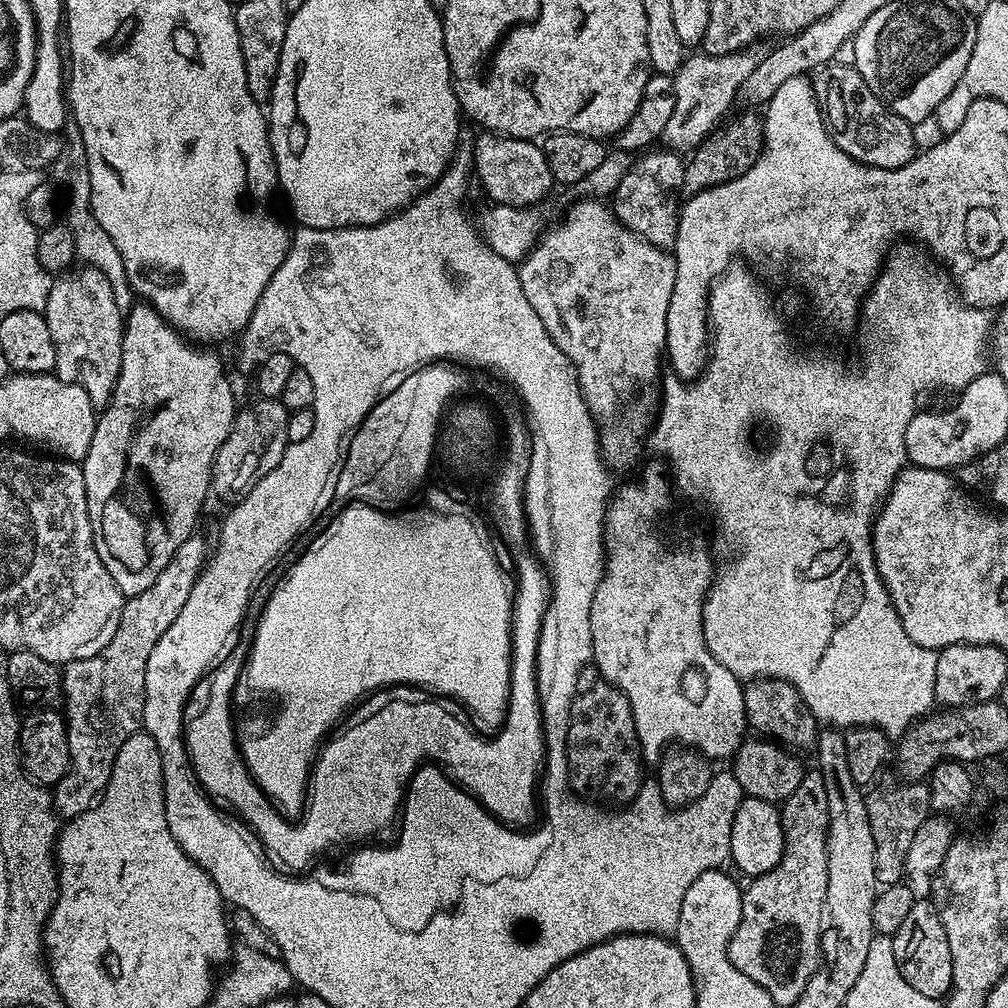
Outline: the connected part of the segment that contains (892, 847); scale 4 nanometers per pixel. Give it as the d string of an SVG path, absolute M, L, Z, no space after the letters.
M896 782L893 788L875 788L867 793L866 814L870 814L870 831L874 833L876 883L887 886L905 879L906 854L918 826L930 815L930 794L924 782Z

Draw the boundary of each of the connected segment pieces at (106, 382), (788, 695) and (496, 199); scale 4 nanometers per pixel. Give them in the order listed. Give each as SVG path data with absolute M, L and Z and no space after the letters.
M94 266L87 267L77 267L53 283L43 313L46 326L50 326L50 338L54 338L54 375L61 382L82 386L82 390L90 394L90 402L94 407L103 410L110 402L118 374L122 370L125 317L118 310L114 290L106 274Z
M761 678L744 684L744 705L748 715L748 728L796 754L811 753L816 746L818 721L806 706L804 699L785 680Z
M487 130L481 131L476 136L474 146L474 162L476 170L475 179L480 179L482 187L488 191L488 200L494 204L509 204L515 208L530 208L541 203L540 200L551 188L554 188L554 181L550 174L550 166L546 166L546 154L539 143L532 140L519 140L516 136L501 136Z

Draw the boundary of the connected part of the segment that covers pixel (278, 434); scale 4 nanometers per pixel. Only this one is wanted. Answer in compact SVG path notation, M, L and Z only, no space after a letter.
M256 398L249 408L241 407L236 414L236 421L226 434L226 442L218 450L212 467L212 486L210 489L213 497L225 500L225 505L237 504L278 462L282 462L282 454L287 450L289 443L286 438L286 422L289 411L280 403L279 399L266 400Z

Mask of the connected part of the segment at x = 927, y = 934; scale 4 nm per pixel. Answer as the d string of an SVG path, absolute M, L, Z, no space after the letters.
M917 899L914 906L910 906L910 914L902 926L898 926L896 935L892 937L894 958L898 962L898 970L918 994L926 994L926 998L940 1000L947 997L952 989L952 963L950 962L950 942L946 942L946 930L942 930L942 918L938 918L938 910L933 906L931 899Z

